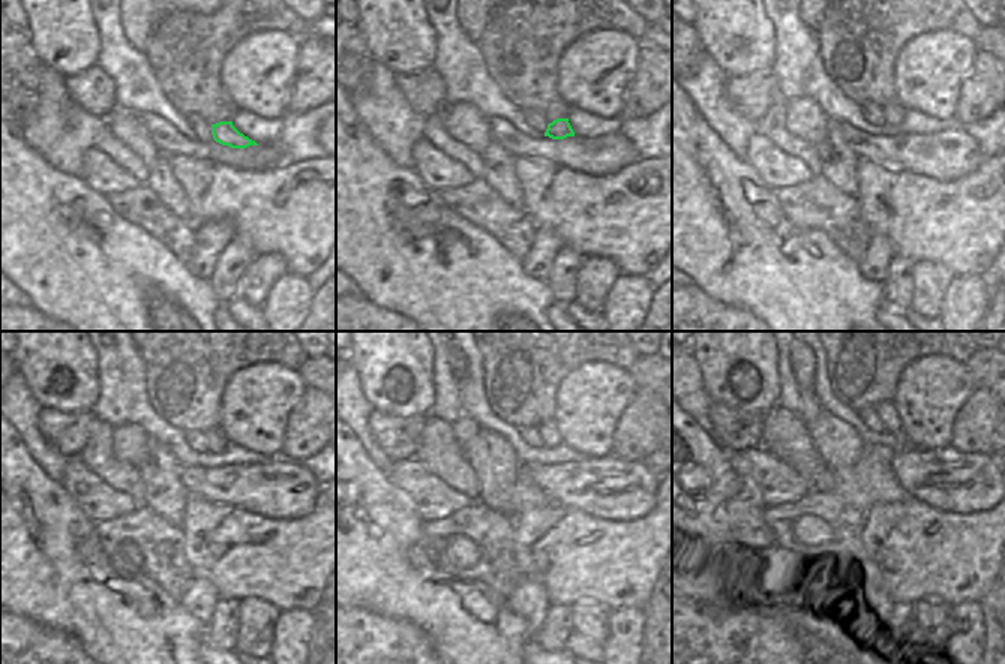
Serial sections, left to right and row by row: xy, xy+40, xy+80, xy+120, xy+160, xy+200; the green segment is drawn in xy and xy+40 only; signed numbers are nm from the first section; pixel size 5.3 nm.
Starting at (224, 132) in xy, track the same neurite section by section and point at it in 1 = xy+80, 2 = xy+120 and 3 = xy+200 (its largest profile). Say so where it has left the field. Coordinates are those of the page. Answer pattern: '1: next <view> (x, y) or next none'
1: next xy+80 (893, 113)
2: next xy+120 (218, 442)
3: next xy+200 (885, 411)

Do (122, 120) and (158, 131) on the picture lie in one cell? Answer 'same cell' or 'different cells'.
different cells

